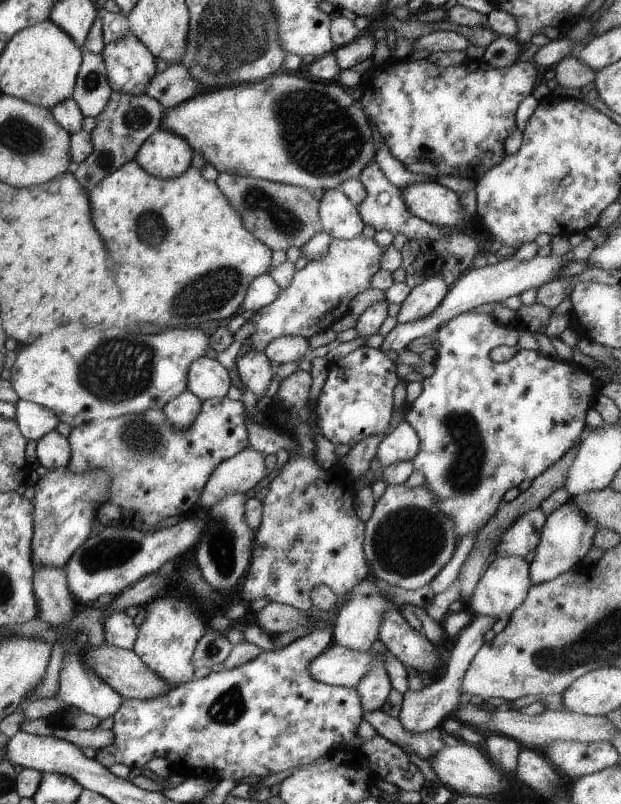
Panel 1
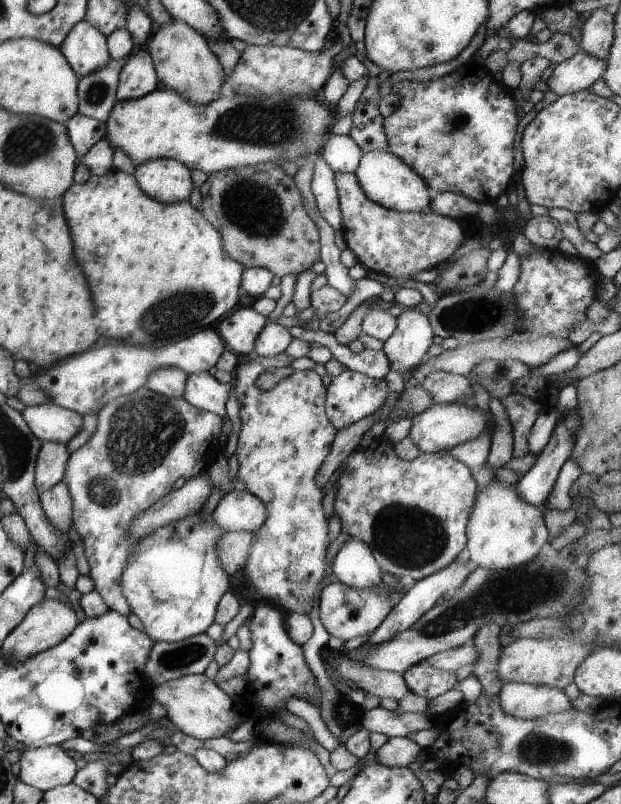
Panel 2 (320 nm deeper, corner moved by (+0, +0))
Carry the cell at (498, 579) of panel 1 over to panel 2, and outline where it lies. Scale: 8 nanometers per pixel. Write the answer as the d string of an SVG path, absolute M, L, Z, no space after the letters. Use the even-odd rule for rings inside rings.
M494 478L489 484L477 487L477 498L473 502L473 508L469 510L464 551L475 567L491 572L513 570L535 558L549 540L550 535L545 527L541 508L521 502L515 484L516 482L503 484Z

